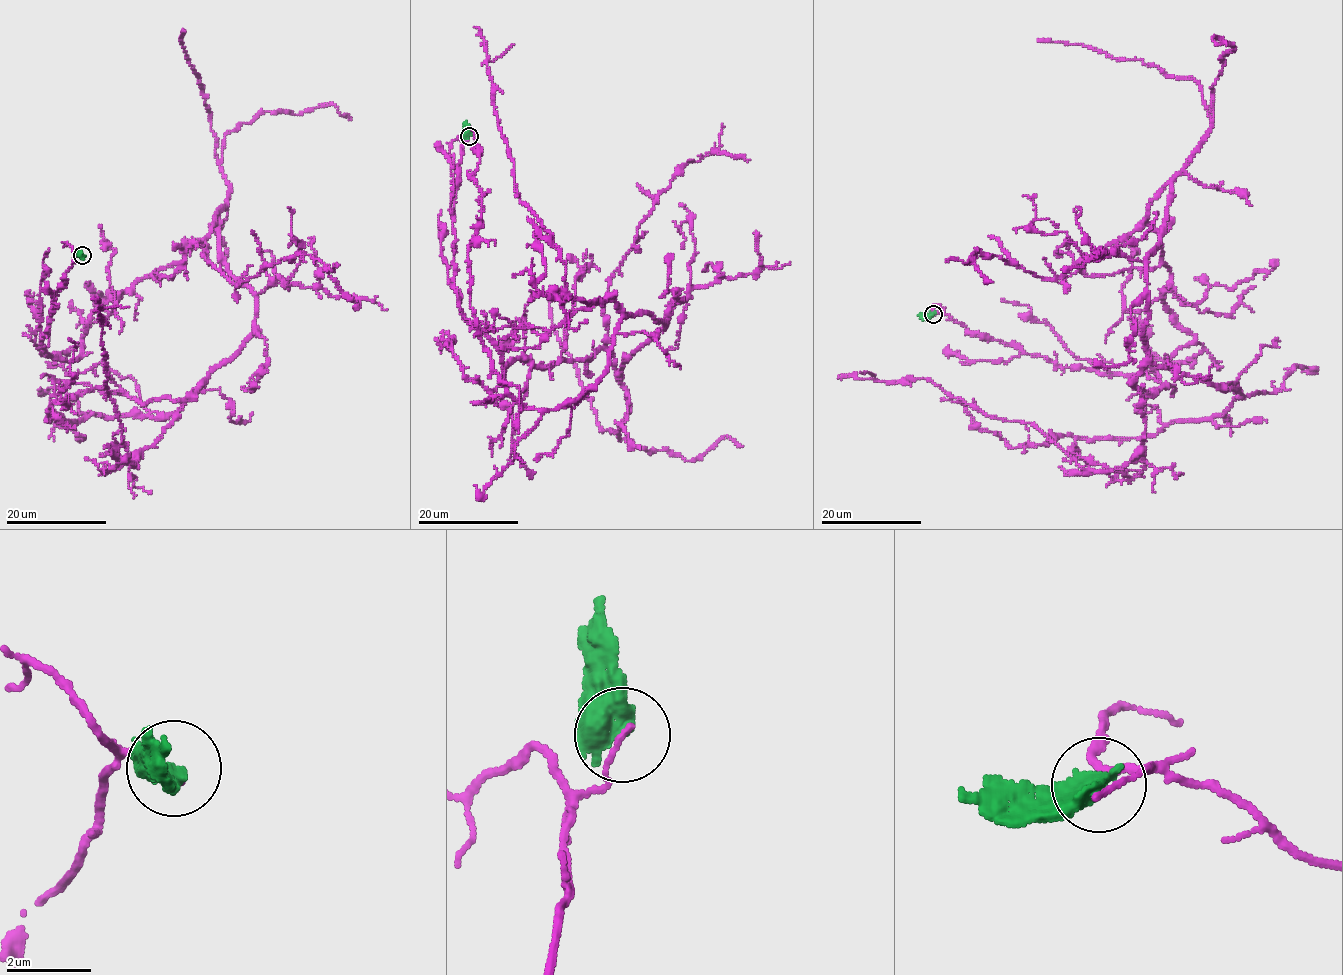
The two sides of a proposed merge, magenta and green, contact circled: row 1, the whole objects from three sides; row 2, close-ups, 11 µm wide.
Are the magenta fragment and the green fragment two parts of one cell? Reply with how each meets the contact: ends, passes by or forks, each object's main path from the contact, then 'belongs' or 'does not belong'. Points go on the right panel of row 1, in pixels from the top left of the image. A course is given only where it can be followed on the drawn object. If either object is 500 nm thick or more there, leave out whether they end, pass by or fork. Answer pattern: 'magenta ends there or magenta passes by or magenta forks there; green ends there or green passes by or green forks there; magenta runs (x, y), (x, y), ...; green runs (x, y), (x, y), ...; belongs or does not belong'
magenta runs (933, 314), (1155, 371), (1195, 338), (1146, 219), (1168, 184), (1142, 338), (1241, 392), (1011, 447), (940, 400); green runs (933, 314), (917, 316); does not belong

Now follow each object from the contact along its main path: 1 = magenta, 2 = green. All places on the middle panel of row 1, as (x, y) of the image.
1: (469, 136), (454, 289), (501, 383), (667, 322), (554, 409), (476, 327), (467, 124)
2: (469, 136), (467, 120)

